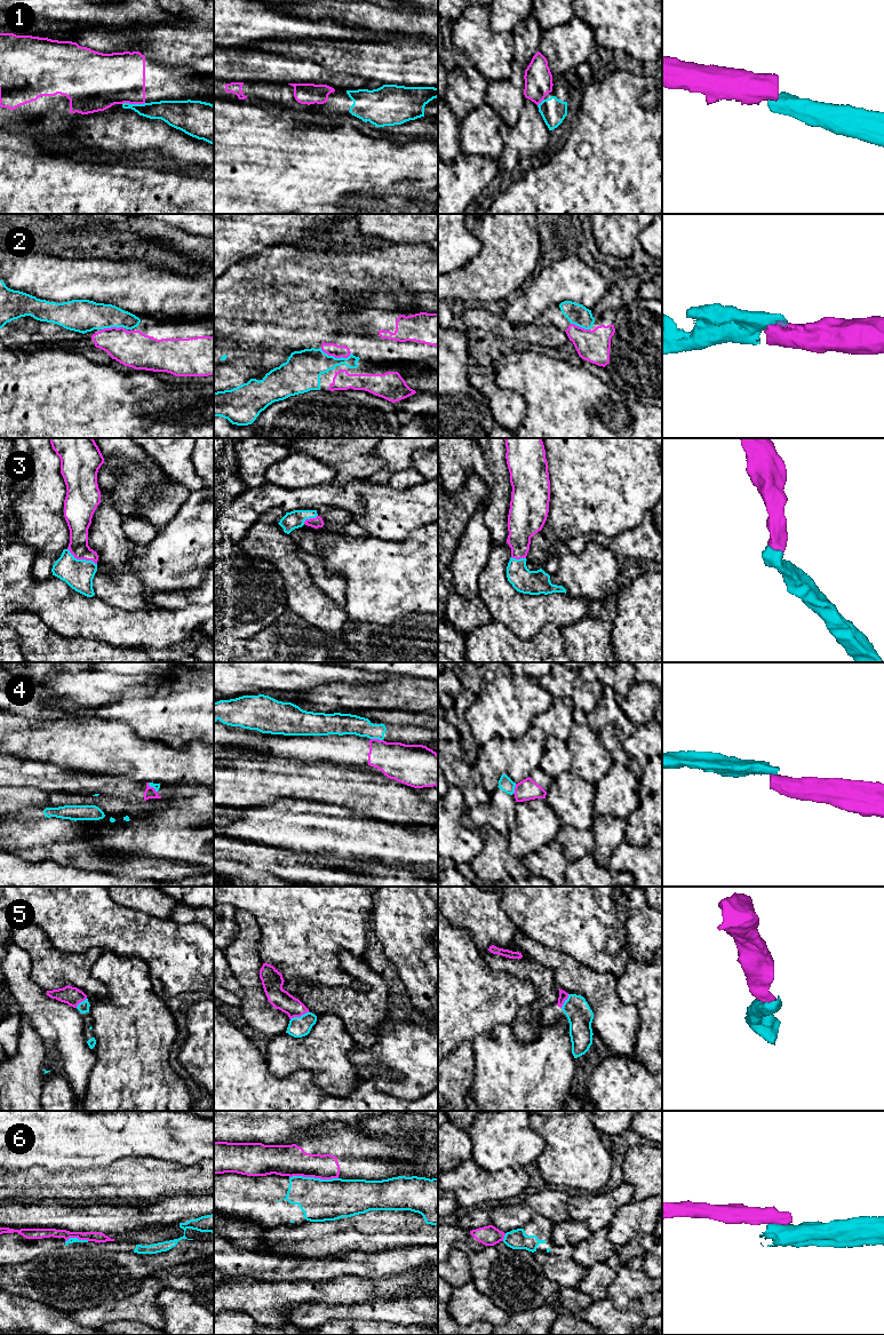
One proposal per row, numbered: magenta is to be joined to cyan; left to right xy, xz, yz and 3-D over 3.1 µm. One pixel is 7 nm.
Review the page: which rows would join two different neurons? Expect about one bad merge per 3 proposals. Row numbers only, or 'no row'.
1, 4, 6

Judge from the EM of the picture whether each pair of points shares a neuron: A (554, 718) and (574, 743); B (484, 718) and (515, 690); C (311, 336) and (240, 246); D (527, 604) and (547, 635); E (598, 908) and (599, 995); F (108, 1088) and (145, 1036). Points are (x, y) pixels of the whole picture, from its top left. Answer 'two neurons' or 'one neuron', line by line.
A: two neurons
B: one neuron
C: two neurons
D: two neurons
E: two neurons
F: one neuron

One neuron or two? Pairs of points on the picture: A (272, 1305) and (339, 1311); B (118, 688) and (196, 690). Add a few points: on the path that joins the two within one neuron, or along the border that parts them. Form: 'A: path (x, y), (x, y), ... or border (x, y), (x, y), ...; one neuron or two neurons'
A: border (320, 1304), (301, 1304), (288, 1308), (284, 1313); two neurons
B: path (137, 694), (153, 700), (176, 691); one neuron

